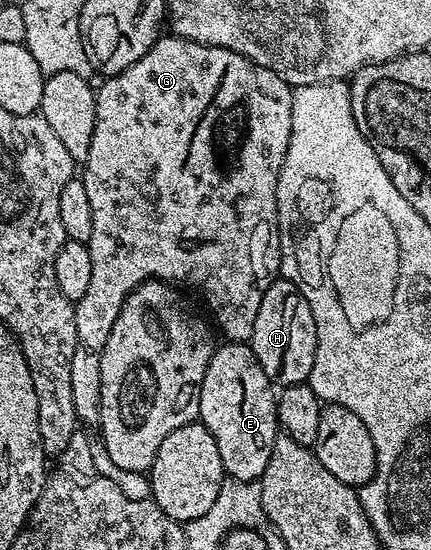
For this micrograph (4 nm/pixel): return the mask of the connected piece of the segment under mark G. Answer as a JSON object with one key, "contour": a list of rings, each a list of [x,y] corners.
{"contour":[[[166,33],[166,34],[163,34],[163,35],[162,35],[162,36],[161,36],[161,37],[159,37],[159,39],[157,39],[157,41],[155,41],[155,43],[154,43],[154,44],[153,44],[153,45],[152,45],[152,49],[148,49],[148,53],[144,53],[144,57],[140,57],[140,61],[136,61],[136,62],[135,62],[135,63],[133,63],[133,64],[132,64],[132,65],[128,65],[128,69],[124,69],[124,70],[123,70],[123,71],[117,71],[117,73],[115,73],[115,74],[114,74],[114,75],[112,75],[112,76],[109,76],[109,77],[106,77],[106,78],[103,78],[103,79],[102,79],[102,80],[101,80],[101,81],[102,81],[102,82],[103,82],[103,83],[102,83],[102,88],[101,88],[101,87],[100,87],[100,86],[99,86],[99,87],[98,87],[98,88],[97,88],[97,91],[96,91],[96,125],[95,125],[95,126],[94,126],[94,132],[93,132],[93,133],[92,133],[92,149],[88,149],[88,157],[87,157],[87,158],[86,158],[86,159],[85,159],[85,161],[84,161],[84,167],[86,167],[86,172],[84,172],[84,173],[82,173],[82,172],[81,172],[81,175],[80,175],[80,178],[81,178],[81,180],[82,180],[82,184],[84,184],[84,185],[85,185],[85,187],[86,187],[86,188],[87,188],[87,189],[88,189],[88,202],[90,202],[90,203],[91,203],[91,205],[92,205],[92,237],[91,237],[91,238],[90,238],[90,241],[89,241],[89,244],[88,244],[88,246],[89,246],[89,248],[90,248],[90,256],[91,256],[91,257],[92,257],[92,277],[91,277],[91,279],[90,279],[90,281],[89,281],[89,284],[88,284],[88,289],[87,289],[87,290],[86,290],[86,291],[85,291],[85,292],[84,292],[84,297],[80,297],[80,298],[79,298],[79,299],[78,299],[78,300],[76,300],[76,302],[75,302],[75,303],[74,303],[74,316],[75,316],[75,317],[76,317],[76,353],[72,353],[72,401],[73,401],[73,402],[74,402],[74,404],[76,404],[76,417],[77,417],[77,418],[78,418],[78,421],[79,421],[79,424],[82,424],[82,425],[86,425],[86,423],[94,423],[94,424],[97,424],[97,423],[98,423],[98,422],[99,422],[99,420],[100,420],[100,353],[104,353],[104,341],[108,341],[108,333],[112,333],[112,325],[116,325],[116,317],[117,317],[117,316],[118,316],[118,314],[119,314],[119,313],[120,313],[120,309],[121,309],[121,308],[122,308],[122,306],[123,306],[123,305],[124,305],[124,301],[125,301],[125,300],[126,300],[126,298],[127,298],[127,297],[128,297],[128,293],[132,293],[132,289],[136,289],[136,288],[137,288],[137,287],[138,287],[138,286],[140,286],[140,285],[141,285],[141,284],[142,284],[142,283],[145,283],[145,282],[146,282],[146,280],[147,280],[147,279],[160,279],[160,280],[163,280],[163,281],[169,281],[169,282],[171,282],[171,283],[173,283],[173,284],[175,284],[175,285],[183,285],[183,284],[182,284],[182,283],[187,283],[187,285],[188,285],[188,286],[190,286],[190,287],[199,287],[199,289],[200,289],[200,290],[202,290],[202,295],[203,295],[203,297],[204,297],[204,298],[206,298],[206,307],[207,307],[207,309],[208,309],[208,310],[210,310],[210,311],[211,311],[211,313],[212,313],[212,314],[214,314],[214,319],[215,319],[215,320],[214,320],[214,319],[213,319],[213,322],[214,322],[214,323],[215,323],[215,324],[216,324],[216,327],[217,327],[217,323],[216,323],[216,322],[218,322],[218,327],[219,327],[219,329],[220,329],[220,330],[222,330],[222,331],[223,331],[223,333],[224,333],[224,334],[226,334],[226,336],[225,336],[225,338],[226,338],[226,339],[227,339],[227,340],[230,340],[230,341],[233,341],[233,342],[235,342],[235,343],[244,343],[244,342],[247,342],[247,341],[248,341],[248,340],[250,340],[250,338],[251,338],[251,337],[252,337],[252,325],[256,325],[256,313],[257,313],[257,312],[258,312],[258,311],[259,311],[259,309],[260,309],[260,301],[261,301],[261,300],[262,300],[262,298],[263,298],[263,297],[264,297],[264,293],[265,293],[265,292],[266,292],[266,288],[267,288],[267,286],[268,286],[268,278],[267,278],[267,279],[266,279],[266,266],[268,266],[268,265],[269,265],[269,263],[272,263],[272,260],[273,260],[273,259],[274,259],[274,258],[275,258],[275,255],[276,255],[276,232],[277,232],[277,229],[278,229],[278,202],[277,202],[277,201],[276,201],[276,187],[277,187],[277,185],[278,185],[278,178],[279,178],[279,177],[280,177],[280,169],[281,169],[281,168],[282,168],[282,166],[283,166],[283,165],[284,165],[284,157],[285,157],[285,156],[286,156],[286,154],[287,154],[287,153],[288,153],[288,141],[289,141],[289,140],[290,140],[290,138],[291,138],[291,137],[292,137],[292,97],[293,97],[293,96],[294,96],[294,93],[293,93],[293,90],[292,90],[292,88],[291,88],[291,86],[290,86],[290,84],[288,84],[288,83],[286,83],[286,82],[285,82],[285,81],[284,81],[284,80],[283,80],[283,79],[281,79],[281,78],[280,78],[280,76],[278,76],[278,75],[277,75],[277,74],[276,74],[276,73],[275,73],[275,72],[274,72],[274,71],[273,71],[273,70],[272,70],[272,69],[264,69],[264,68],[263,68],[263,67],[257,67],[257,65],[256,65],[256,64],[255,64],[255,63],[254,63],[254,62],[252,62],[252,60],[250,60],[250,59],[245,59],[245,58],[244,58],[244,57],[243,57],[243,55],[241,55],[241,54],[240,54],[240,53],[236,53],[236,52],[235,52],[235,51],[233,51],[233,50],[232,50],[232,49],[224,49],[224,48],[223,48],[223,47],[213,47],[213,46],[212,46],[212,45],[204,45],[204,44],[203,44],[203,43],[197,43],[197,42],[196,42],[196,41],[188,41],[188,40],[187,40],[187,39],[181,39],[181,38],[180,38],[180,37],[179,37],[179,36],[178,36],[178,35],[175,35],[175,34],[173,34],[173,33]]]}

